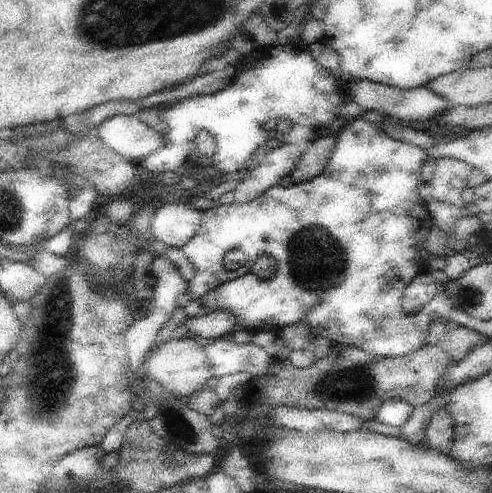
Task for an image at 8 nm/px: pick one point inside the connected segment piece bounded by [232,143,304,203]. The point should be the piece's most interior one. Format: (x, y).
(278, 163)

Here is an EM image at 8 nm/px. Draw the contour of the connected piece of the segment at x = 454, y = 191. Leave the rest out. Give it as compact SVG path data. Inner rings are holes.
M456 158L438 159L429 197L441 202L448 202L463 210L465 203L462 194L467 188L472 168L468 162Z

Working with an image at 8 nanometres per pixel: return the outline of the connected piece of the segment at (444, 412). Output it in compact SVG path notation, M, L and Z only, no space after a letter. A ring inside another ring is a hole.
M439 407L426 428L425 439L427 440L427 446L449 454L454 445L454 426L455 423L448 407Z

